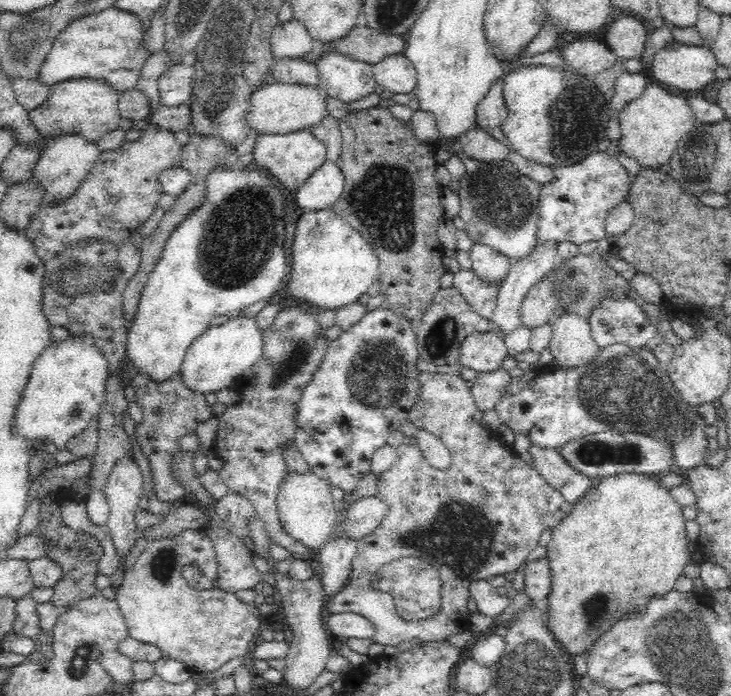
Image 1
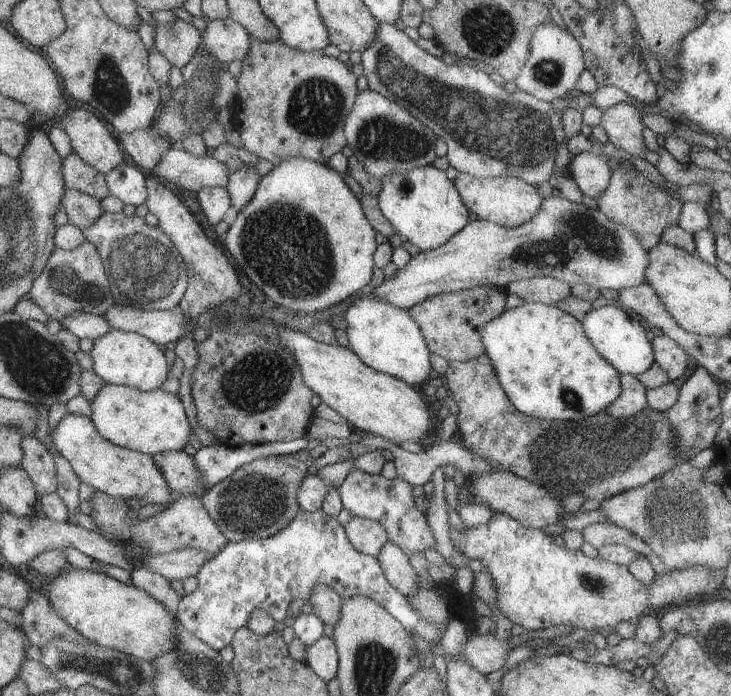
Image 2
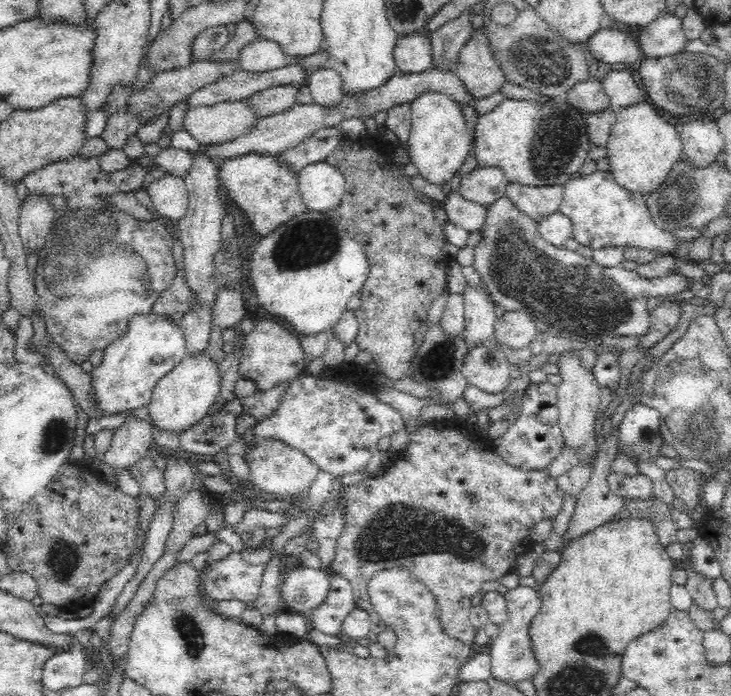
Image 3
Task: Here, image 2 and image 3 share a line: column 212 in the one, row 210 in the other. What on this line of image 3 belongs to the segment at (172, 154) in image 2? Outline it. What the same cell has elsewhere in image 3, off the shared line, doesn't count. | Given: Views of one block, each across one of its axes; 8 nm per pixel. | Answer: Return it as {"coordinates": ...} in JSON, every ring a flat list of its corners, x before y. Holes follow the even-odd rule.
{"coordinates":[[167,174,152,182,147,190,159,214,169,220,179,220,186,214,189,192,184,179]]}

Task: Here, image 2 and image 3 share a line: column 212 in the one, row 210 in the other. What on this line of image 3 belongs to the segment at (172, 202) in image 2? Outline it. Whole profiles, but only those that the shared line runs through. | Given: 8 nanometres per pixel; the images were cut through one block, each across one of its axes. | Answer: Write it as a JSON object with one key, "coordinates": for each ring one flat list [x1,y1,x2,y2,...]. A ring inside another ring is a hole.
{"coordinates":[[246,152,245,156,228,158,220,165,221,187,228,190,228,196,244,210,250,218,256,234,264,236,274,228,307,211,307,206,301,199,298,173,278,159,280,154,262,154,261,152]]}

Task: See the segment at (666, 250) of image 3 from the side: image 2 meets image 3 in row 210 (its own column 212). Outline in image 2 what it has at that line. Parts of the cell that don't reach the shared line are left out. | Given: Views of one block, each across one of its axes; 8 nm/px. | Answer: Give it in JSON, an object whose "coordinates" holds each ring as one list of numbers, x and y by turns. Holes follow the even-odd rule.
{"coordinates":[[320,508,314,511,299,510,291,522,276,535,264,539,243,539,236,543,227,542,211,560,200,566,195,578,197,578,198,585,193,592,183,595,178,600,175,618,185,630,188,630,195,638,217,652,230,644,234,632,239,627,244,626,253,609,264,610,275,622,278,622,285,618,287,606,291,600,301,598,305,602,308,600,310,590,318,584,332,588,341,600,355,595,370,598,391,614,407,632,413,632,427,643,431,643,436,638,440,639,445,630,445,628,440,630,438,626,419,618,409,608,404,594,395,590,393,585,387,582,377,559,355,550,349,544,341,524,335,517,325,515]]}

